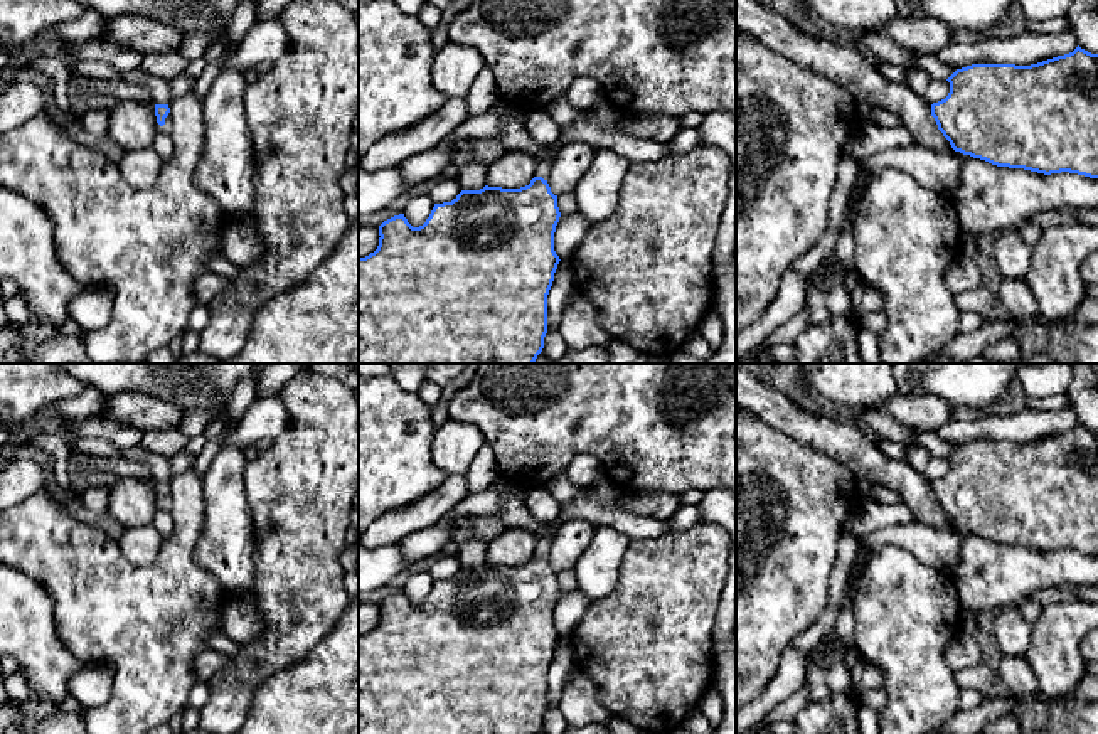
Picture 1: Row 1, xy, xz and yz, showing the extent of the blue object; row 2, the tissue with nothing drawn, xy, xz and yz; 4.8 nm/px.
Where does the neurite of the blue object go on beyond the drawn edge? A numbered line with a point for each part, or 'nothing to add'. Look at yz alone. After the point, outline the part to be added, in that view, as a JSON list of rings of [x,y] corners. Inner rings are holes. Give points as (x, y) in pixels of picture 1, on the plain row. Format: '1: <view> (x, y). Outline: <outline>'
nothing to add

